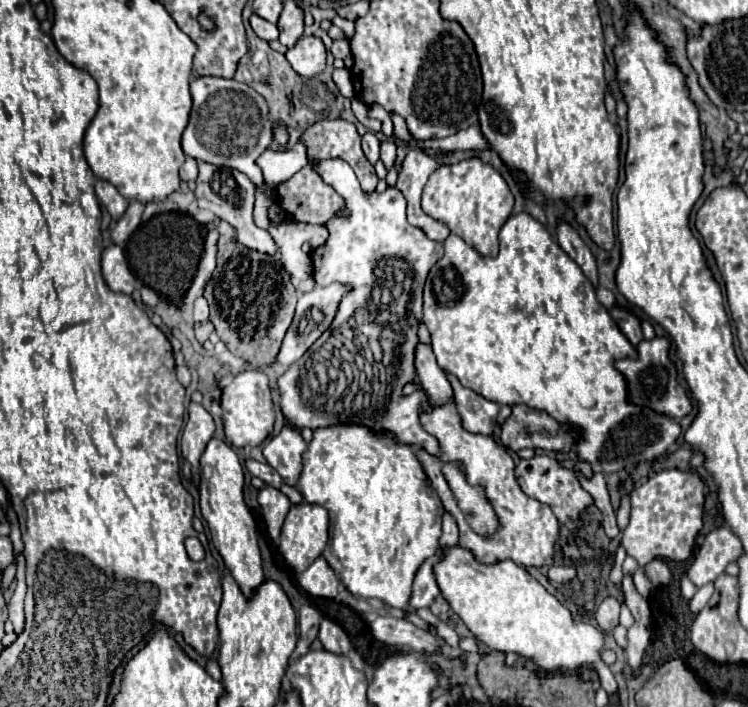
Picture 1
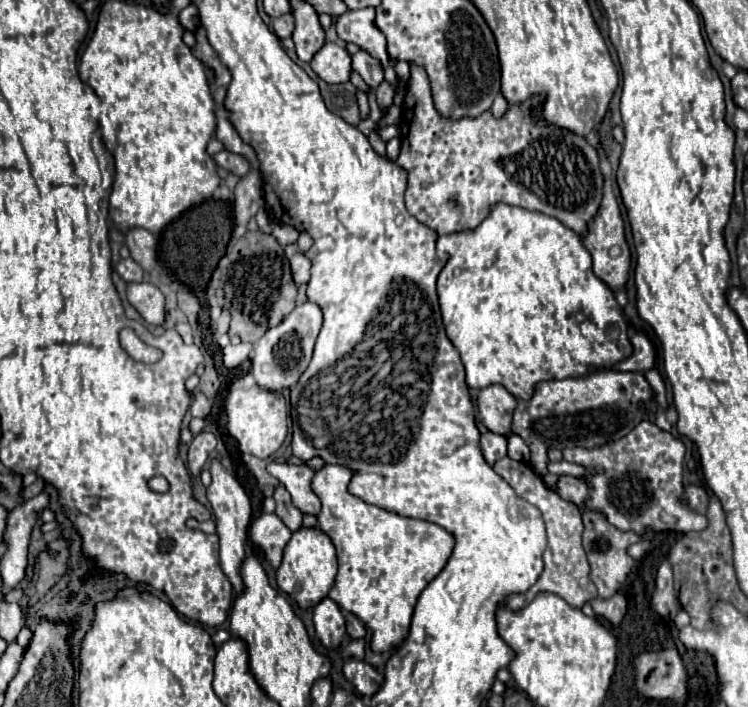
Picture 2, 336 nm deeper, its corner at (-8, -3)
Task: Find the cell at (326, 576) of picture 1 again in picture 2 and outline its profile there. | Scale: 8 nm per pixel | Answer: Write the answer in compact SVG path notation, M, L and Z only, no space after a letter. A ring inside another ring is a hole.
M324 597L314 607L314 627L324 647L334 649L340 645L346 633L346 625L344 625L344 611L338 607L336 601L332 601L330 597Z

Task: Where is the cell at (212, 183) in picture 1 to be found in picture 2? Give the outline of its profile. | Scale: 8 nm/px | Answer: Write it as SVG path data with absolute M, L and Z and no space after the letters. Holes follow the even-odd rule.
M220 151L220 153L216 153L216 155L214 155L214 161L216 161L218 167L222 167L222 169L226 169L226 171L238 175L238 177L244 177L244 175L250 171L248 161L246 161L244 157L240 157L240 155L230 153L230 151Z

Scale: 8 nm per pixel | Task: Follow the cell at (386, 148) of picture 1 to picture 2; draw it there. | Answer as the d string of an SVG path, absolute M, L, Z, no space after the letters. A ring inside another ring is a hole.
M384 81L384 83L378 87L378 93L376 93L378 107L380 107L380 113L382 113L382 115L392 107L392 97L394 97L394 91L392 91L392 87Z

